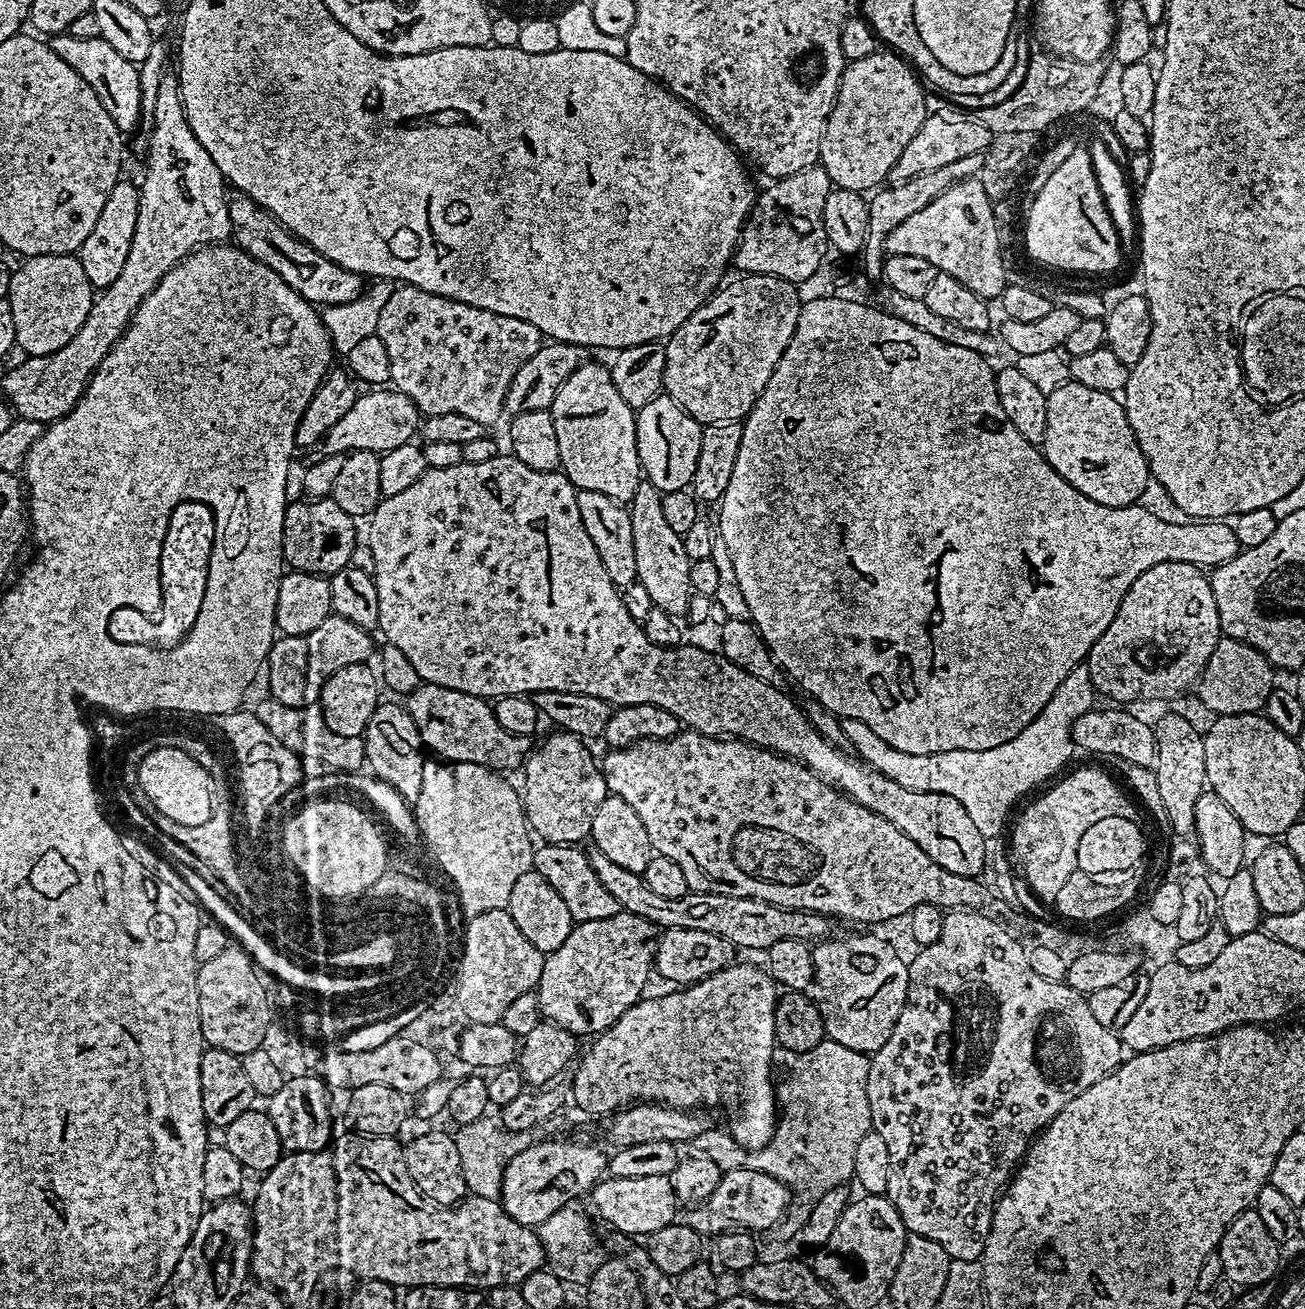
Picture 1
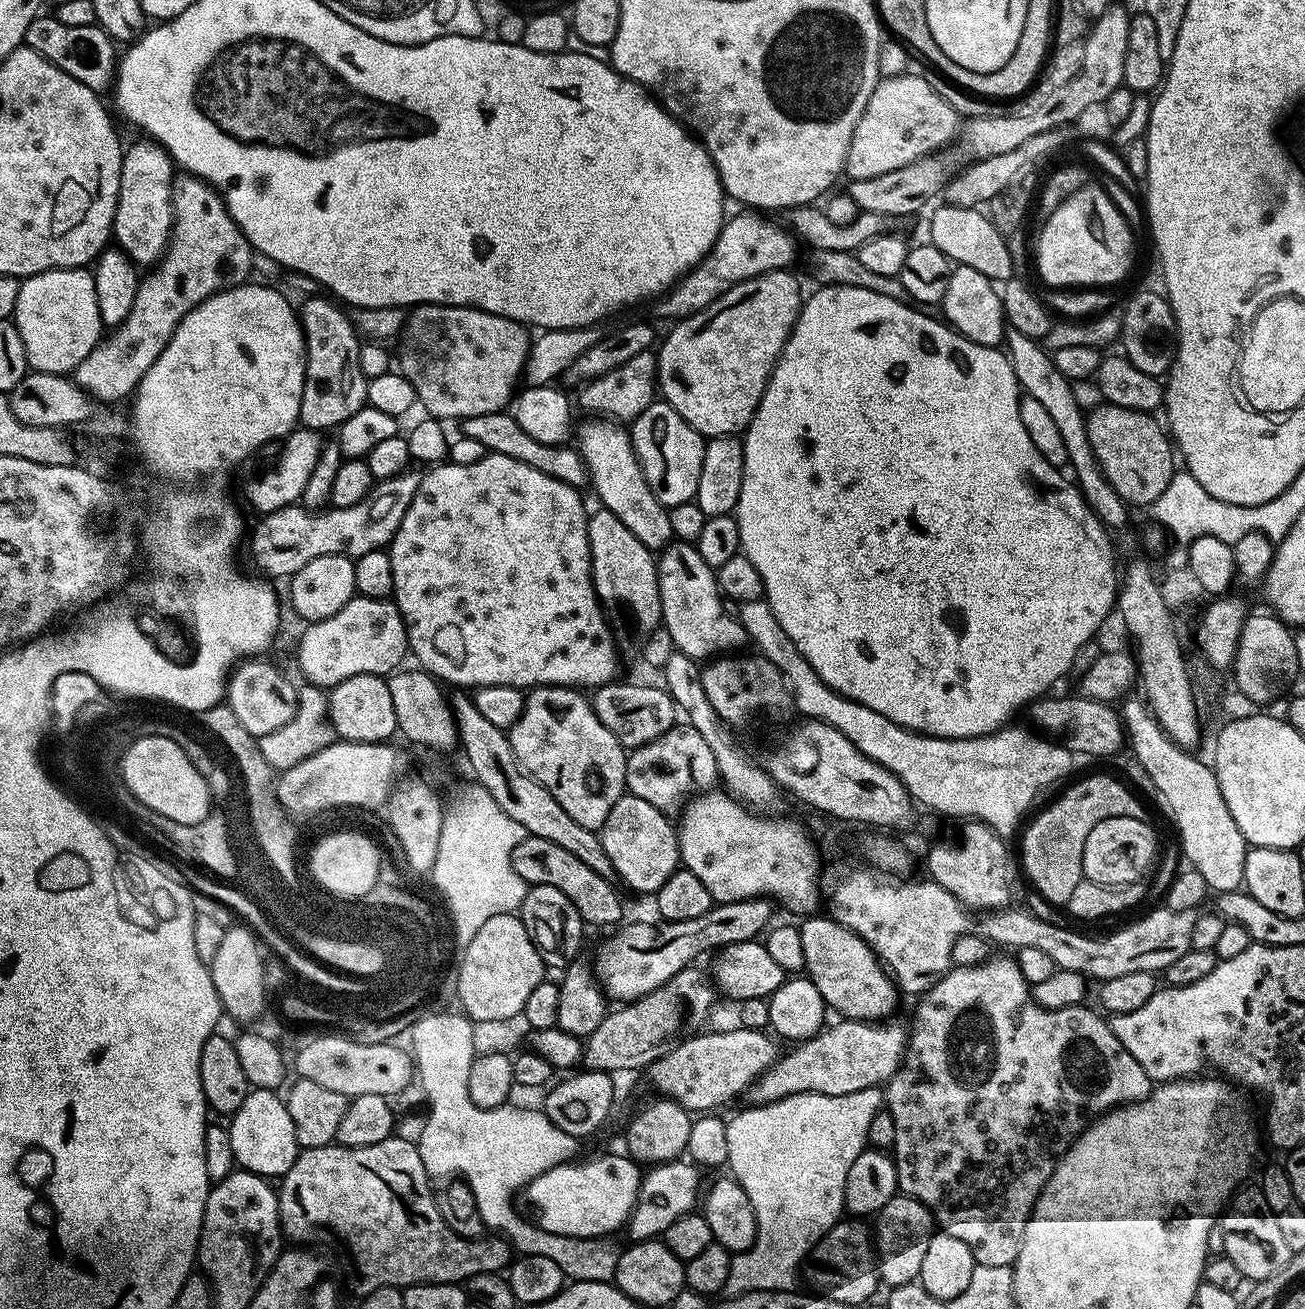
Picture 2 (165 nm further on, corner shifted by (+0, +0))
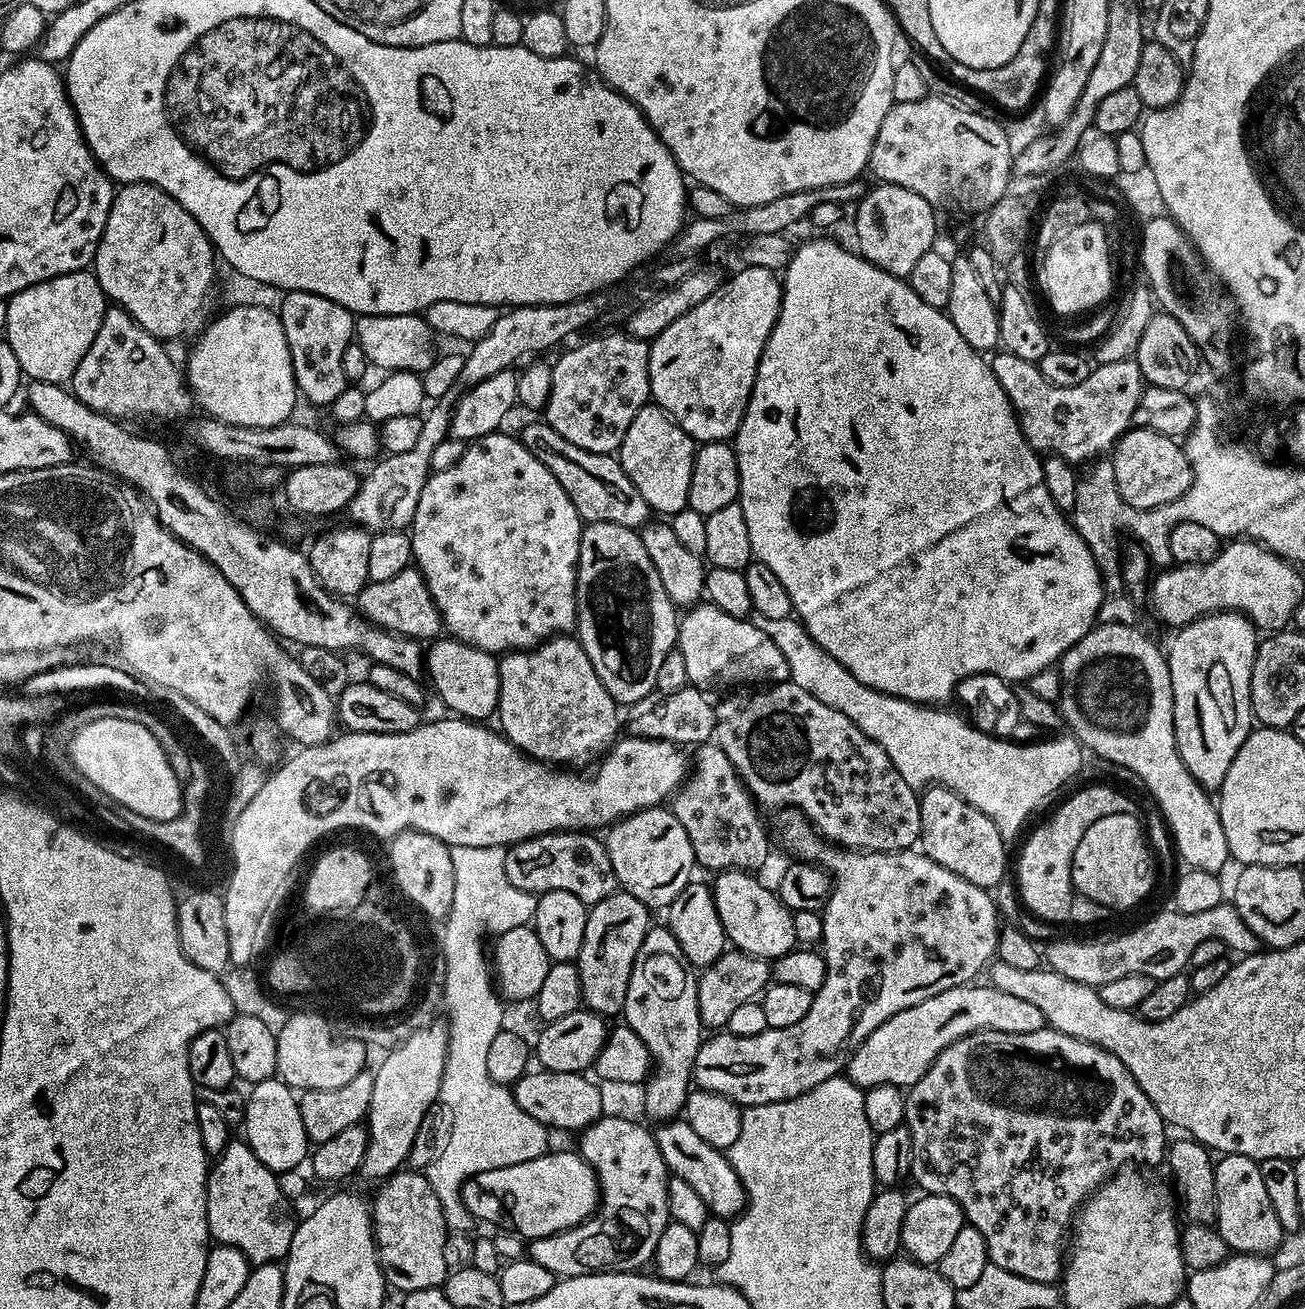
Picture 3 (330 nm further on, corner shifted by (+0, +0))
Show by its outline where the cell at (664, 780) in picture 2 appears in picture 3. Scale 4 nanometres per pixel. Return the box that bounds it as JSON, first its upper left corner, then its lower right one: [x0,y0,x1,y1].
[670,744,768,874]

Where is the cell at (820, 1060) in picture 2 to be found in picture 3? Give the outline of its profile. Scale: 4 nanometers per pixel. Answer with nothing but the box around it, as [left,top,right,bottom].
[846,986,1046,1090]

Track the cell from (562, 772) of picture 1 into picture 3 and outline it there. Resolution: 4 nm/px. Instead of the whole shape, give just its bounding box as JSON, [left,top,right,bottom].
[498,634,618,766]

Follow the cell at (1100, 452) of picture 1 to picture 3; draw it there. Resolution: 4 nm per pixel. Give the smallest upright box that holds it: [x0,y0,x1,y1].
[1110,428,1192,508]

